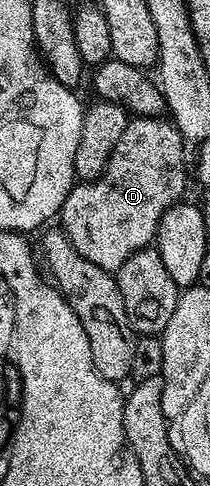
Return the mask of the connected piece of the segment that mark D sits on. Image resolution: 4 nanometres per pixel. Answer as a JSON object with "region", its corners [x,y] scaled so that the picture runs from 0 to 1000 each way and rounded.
{"region":[[[638,239],[586,270],[586,286],[538,305],[490,360],[448,372],[352,379],[281,440],[281,469],[319,484],[338,508],[452,549],[548,558],[624,525],[695,510],[743,490],[757,451],[819,422],[867,412],[890,350],[871,327],[871,294],[838,257],[781,239]]]}

